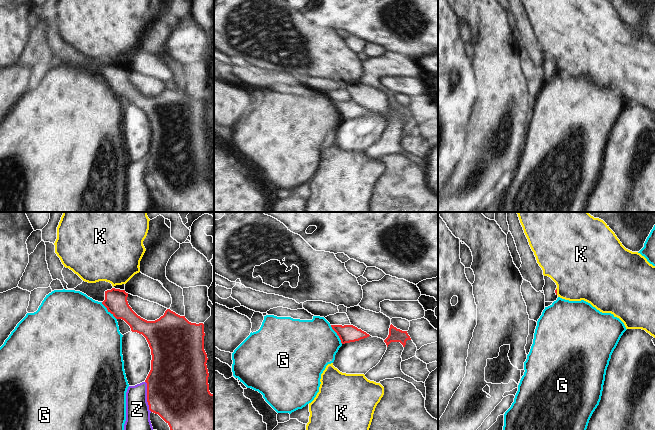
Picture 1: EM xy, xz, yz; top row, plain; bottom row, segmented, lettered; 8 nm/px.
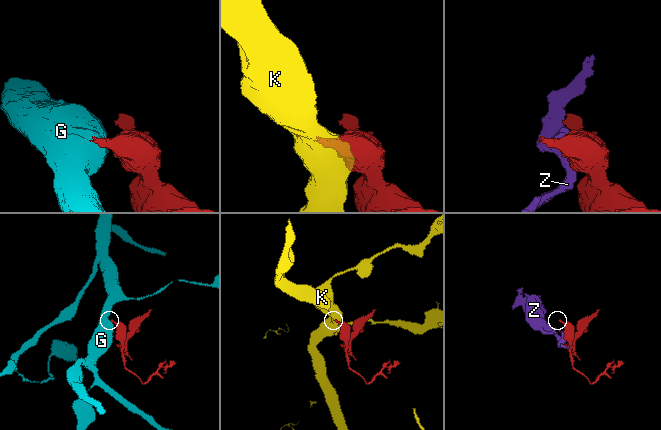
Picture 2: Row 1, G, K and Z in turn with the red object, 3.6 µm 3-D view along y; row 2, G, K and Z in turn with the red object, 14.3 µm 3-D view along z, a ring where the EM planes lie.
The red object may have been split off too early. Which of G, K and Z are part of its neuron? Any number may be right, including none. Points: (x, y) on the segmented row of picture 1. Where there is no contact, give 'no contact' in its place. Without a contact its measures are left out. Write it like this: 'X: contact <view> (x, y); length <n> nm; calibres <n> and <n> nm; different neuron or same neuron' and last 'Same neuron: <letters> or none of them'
G: contact xy (108, 311); length 190 nm; calibres 180 and 500 nm; different neuron
K: contact yz (556, 291); length 60 nm; calibres 20 and 440 nm; different neuron
Z: contact xy (147, 396); length 260 nm; calibres 500 and 190 nm; different neuron
Same neuron: none of them

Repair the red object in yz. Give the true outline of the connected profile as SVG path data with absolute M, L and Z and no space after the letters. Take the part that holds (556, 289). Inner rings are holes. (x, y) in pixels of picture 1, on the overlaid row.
M544 276L545 285L543 287L545 302L554 302L557 300L557 285L556 283L548 276Z

